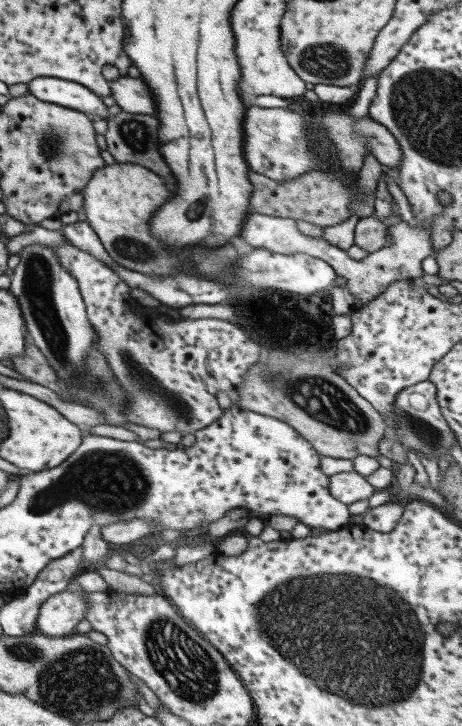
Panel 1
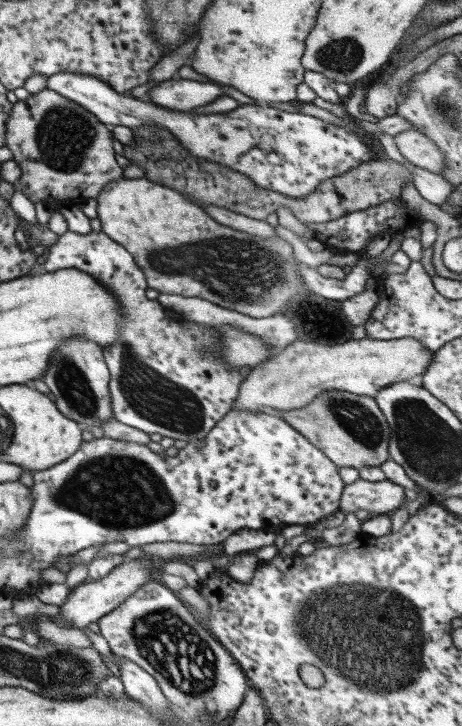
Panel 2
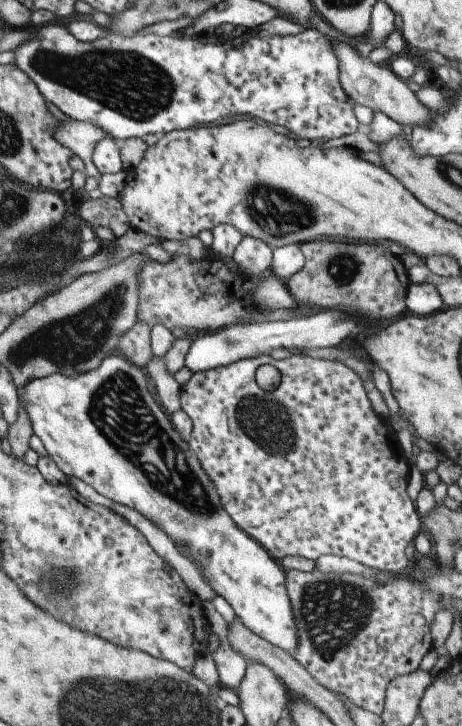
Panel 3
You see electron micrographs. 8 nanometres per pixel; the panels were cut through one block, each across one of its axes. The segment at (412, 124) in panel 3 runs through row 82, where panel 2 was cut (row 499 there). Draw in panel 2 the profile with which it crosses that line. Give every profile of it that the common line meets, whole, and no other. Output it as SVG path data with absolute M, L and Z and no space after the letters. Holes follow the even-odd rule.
M360 478L343 488L339 510L345 515L358 510L367 510L371 515L389 515L399 510L408 500L404 489L387 479L368 482Z

